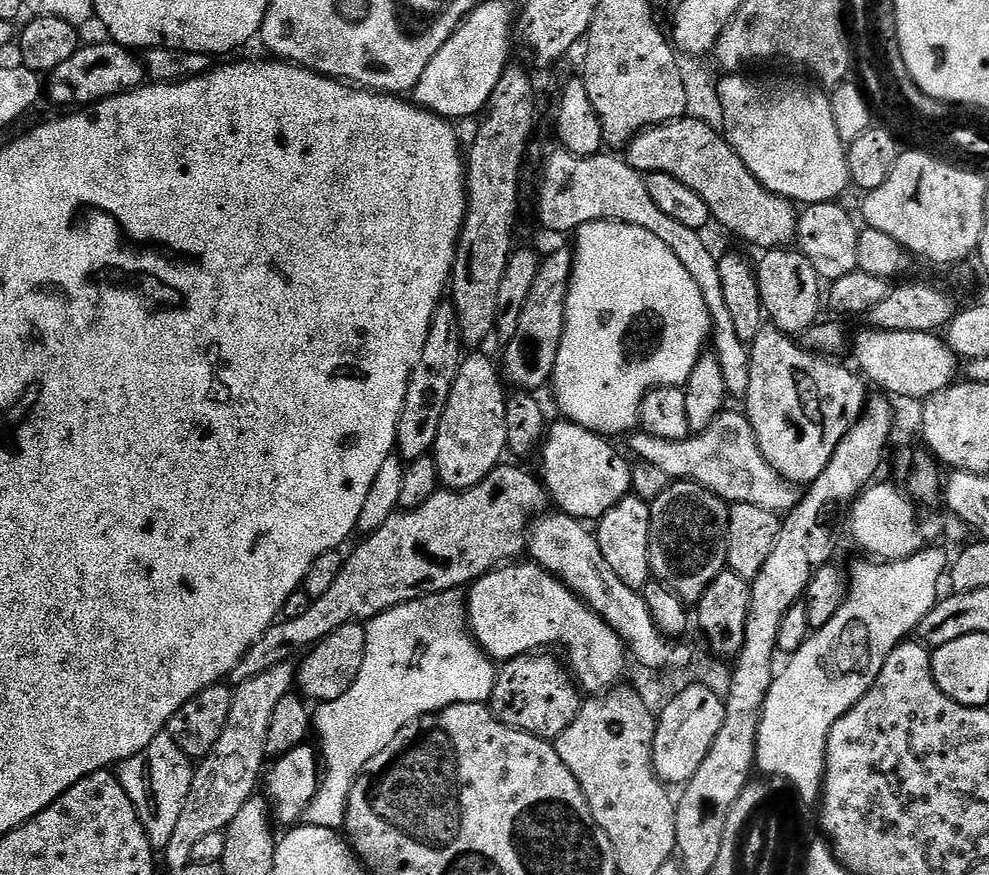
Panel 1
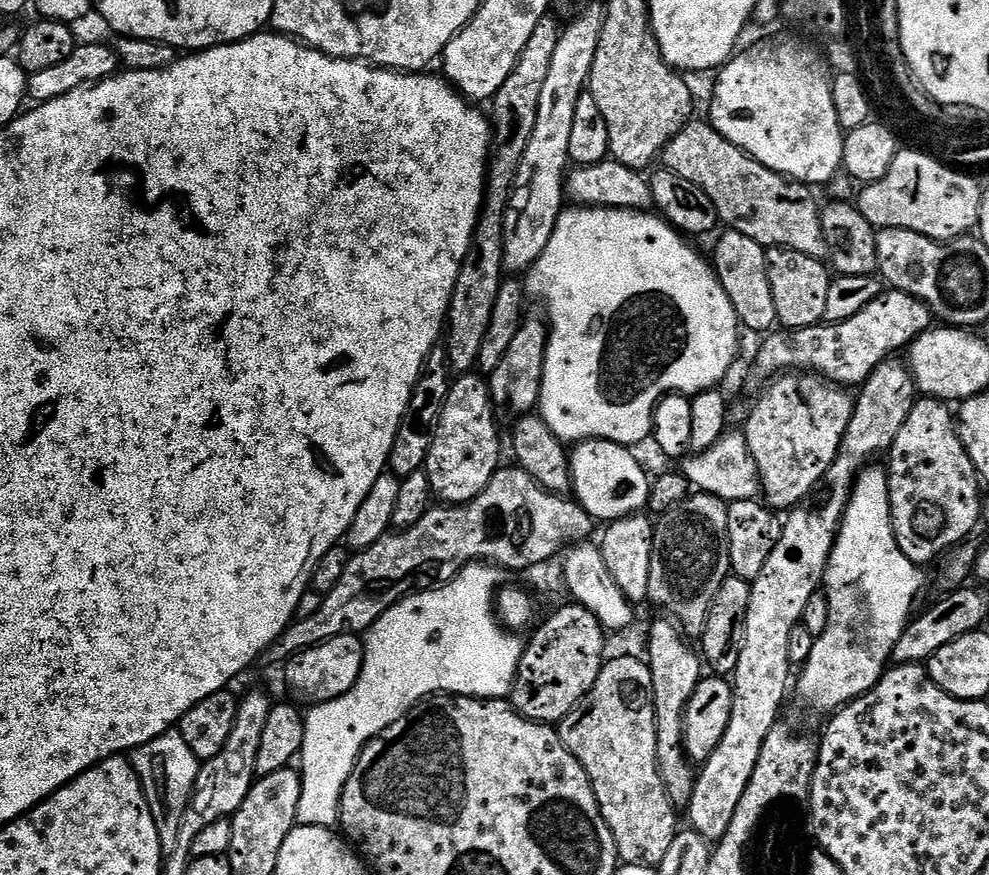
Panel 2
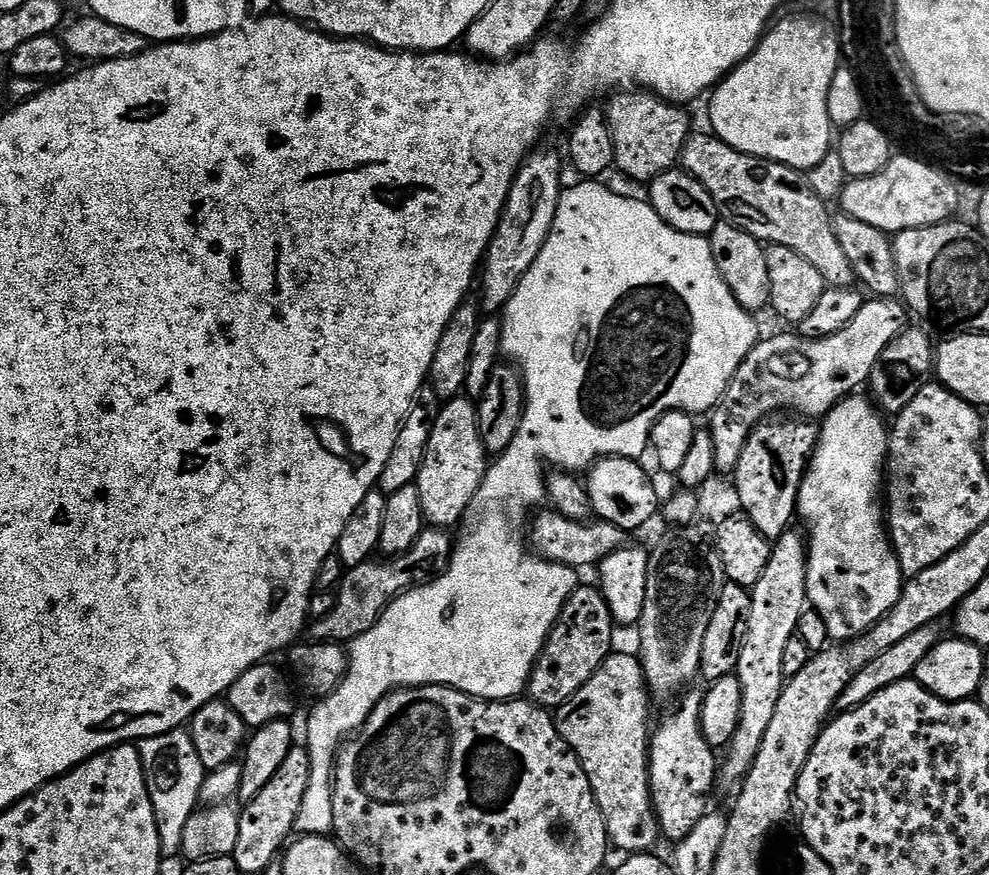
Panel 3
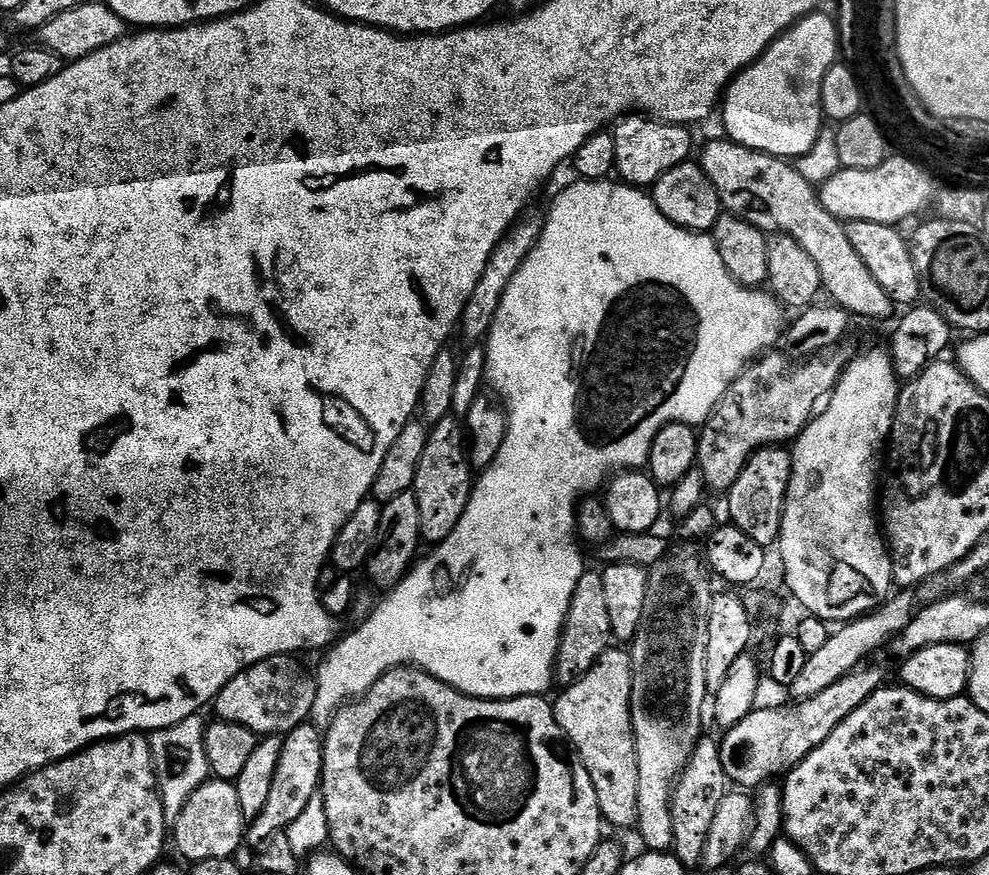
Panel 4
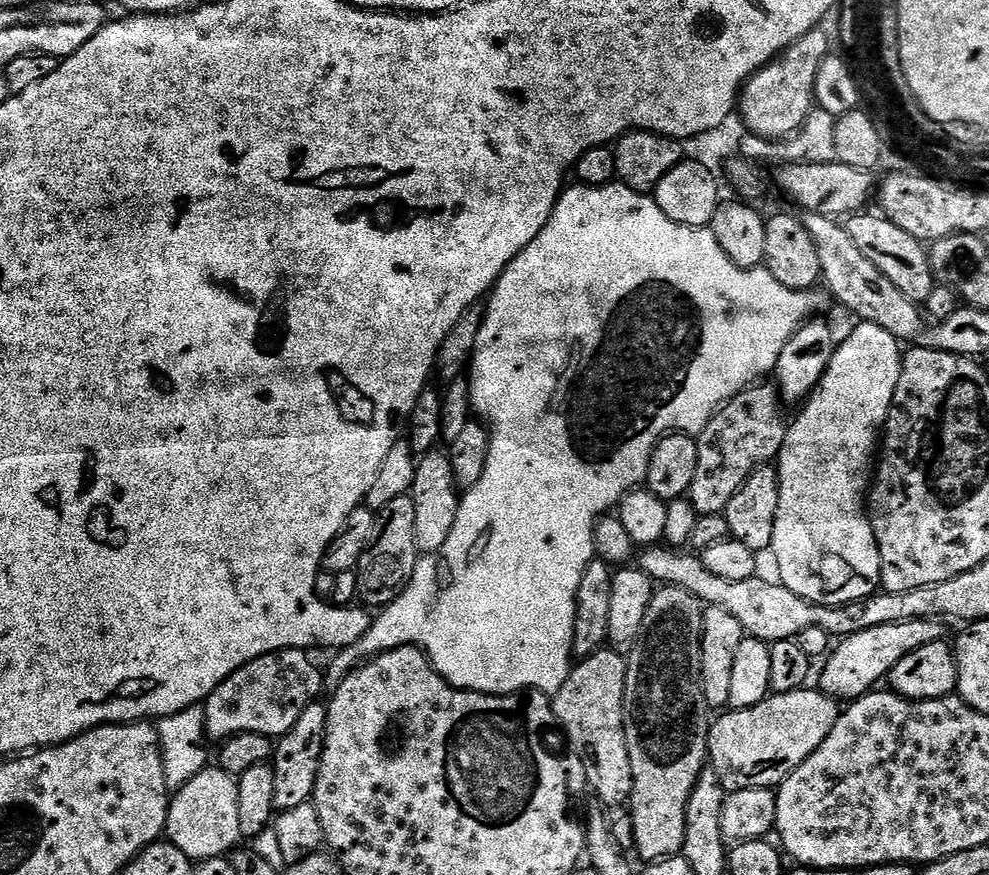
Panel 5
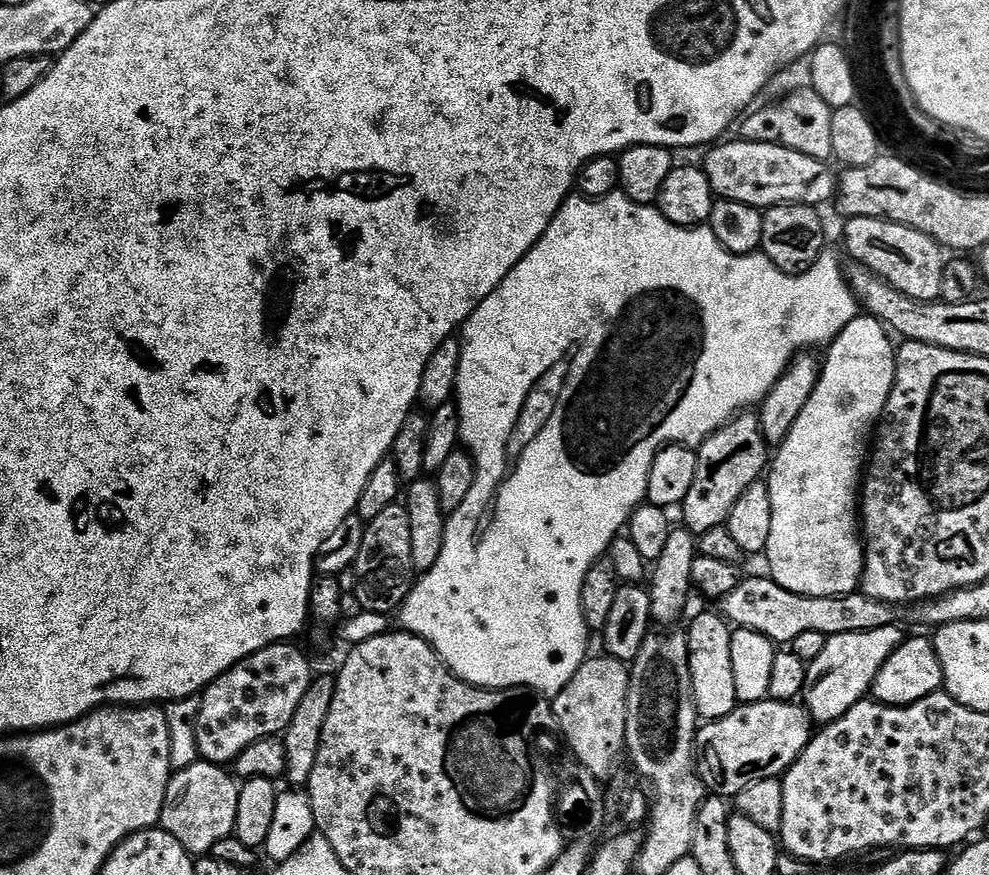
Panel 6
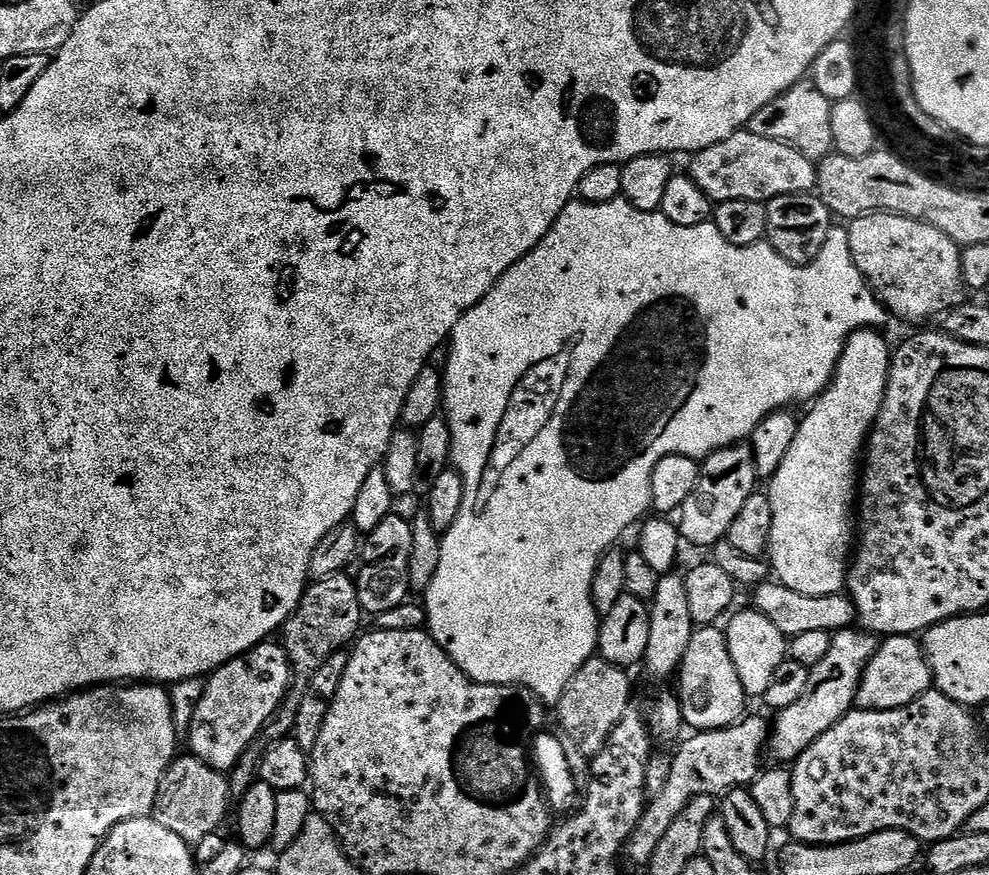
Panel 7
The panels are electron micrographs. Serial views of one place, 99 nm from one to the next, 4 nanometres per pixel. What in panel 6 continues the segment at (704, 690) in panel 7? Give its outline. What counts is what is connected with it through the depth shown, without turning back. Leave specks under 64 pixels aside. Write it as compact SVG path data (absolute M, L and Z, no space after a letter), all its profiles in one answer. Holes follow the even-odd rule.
M719 611L700 612L686 628L690 650L690 682L694 686L694 706L701 721L726 718L738 706L738 690L734 690L734 662L730 662L733 629Z

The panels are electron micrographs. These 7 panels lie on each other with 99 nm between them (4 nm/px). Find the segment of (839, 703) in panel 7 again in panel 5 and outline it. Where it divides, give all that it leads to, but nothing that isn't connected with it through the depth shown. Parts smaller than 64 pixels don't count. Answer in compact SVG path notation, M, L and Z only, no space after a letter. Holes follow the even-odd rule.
M911 620L910 622L894 622L890 626L874 626L874 630L862 630L862 634L845 636L831 649L830 655L823 661L824 669L820 672L819 691L840 702L851 702L860 696L866 696L877 687L880 679L887 677L906 658L906 654L914 654L922 646L930 646L930 642L944 640L945 625L939 620Z

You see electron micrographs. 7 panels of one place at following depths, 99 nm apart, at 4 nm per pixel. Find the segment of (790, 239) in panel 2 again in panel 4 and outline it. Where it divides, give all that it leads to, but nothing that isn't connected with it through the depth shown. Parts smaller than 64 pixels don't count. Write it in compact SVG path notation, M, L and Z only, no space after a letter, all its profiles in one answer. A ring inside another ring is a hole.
M727 138L712 140L700 152L698 163L704 169L706 178L718 190L720 207L727 215L737 216L750 226L758 226L765 234L781 232L790 238L794 238L814 263L818 265L820 275L820 287L826 293L827 299L839 308L851 314L853 317L861 316L864 320L884 320L894 311L894 305L890 294L878 286L874 274L866 270L866 262L858 258L858 250L850 246L850 238L846 234L844 224L834 219L822 206L817 189L802 175L787 159L771 156L765 152L755 152L749 148L743 148L740 144L734 144Z

